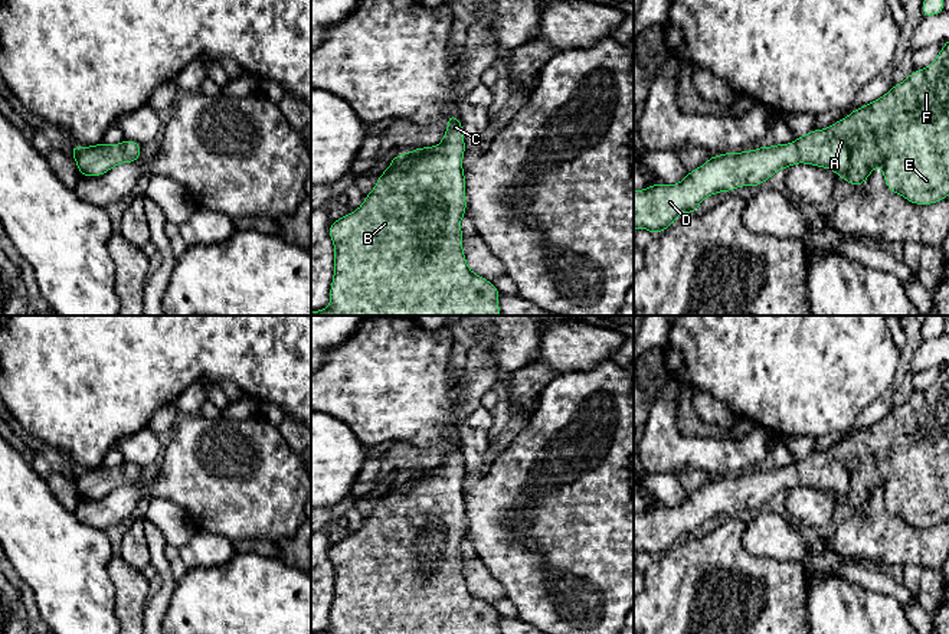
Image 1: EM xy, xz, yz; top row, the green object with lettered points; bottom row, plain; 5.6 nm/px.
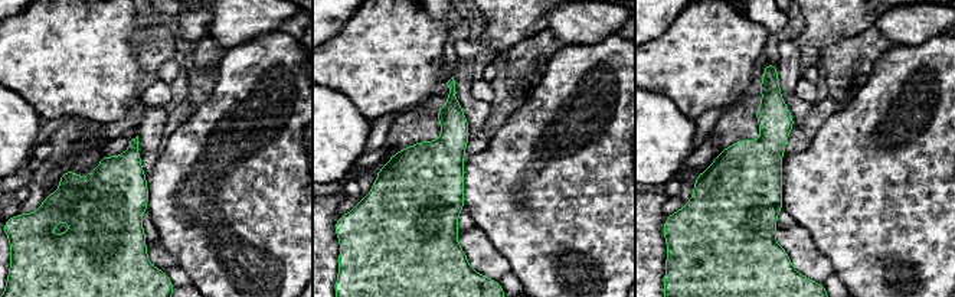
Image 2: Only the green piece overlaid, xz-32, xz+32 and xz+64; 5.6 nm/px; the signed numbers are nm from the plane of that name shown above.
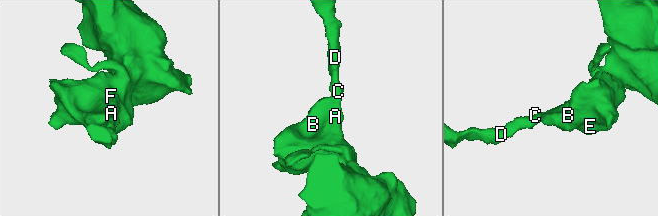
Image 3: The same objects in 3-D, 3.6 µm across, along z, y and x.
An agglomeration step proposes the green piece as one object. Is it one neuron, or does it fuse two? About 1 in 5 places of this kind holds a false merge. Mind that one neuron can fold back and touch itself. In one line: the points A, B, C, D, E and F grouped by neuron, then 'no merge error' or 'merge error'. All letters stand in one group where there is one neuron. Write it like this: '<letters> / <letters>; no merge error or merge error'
A B C D E F; no merge error

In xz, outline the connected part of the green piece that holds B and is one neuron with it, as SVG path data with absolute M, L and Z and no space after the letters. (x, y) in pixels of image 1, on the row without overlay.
M455 435L439 468L420 470L392 478L392 486L373 513L354 535L331 545L328 558L334 566L334 598L330 628L318 634L500 634L498 611L468 591L462 573L461 542L467 535L462 480L465 463Z

